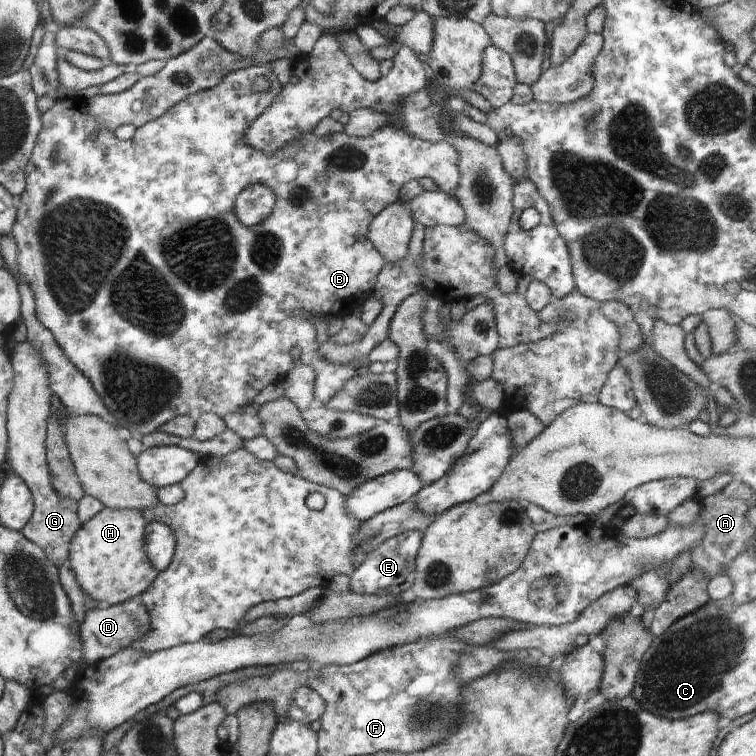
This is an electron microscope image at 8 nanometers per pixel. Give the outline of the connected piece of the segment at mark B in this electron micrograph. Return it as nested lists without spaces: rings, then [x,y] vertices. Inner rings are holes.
[[[324,32],[323,36],[316,42],[314,49],[309,54],[304,53],[299,59],[292,63],[292,66],[292,76],[290,76],[290,80],[286,82],[286,86],[282,86],[282,84],[280,84],[278,78],[276,78],[276,74],[274,74],[274,70],[272,70],[269,65],[254,65],[242,70],[234,71],[226,76],[218,86],[214,86],[214,88],[210,90],[202,90],[198,92],[198,94],[188,96],[188,98],[178,102],[175,106],[172,106],[170,110],[164,112],[163,116],[138,127],[135,131],[134,137],[128,141],[118,140],[115,136],[115,132],[110,132],[110,130],[100,128],[100,125],[96,123],[94,118],[92,118],[90,109],[87,109],[86,101],[81,101],[72,94],[62,97],[58,102],[55,102],[54,106],[52,106],[50,110],[44,112],[42,115],[43,131],[39,134],[38,145],[34,146],[34,152],[32,152],[32,168],[30,168],[28,174],[28,184],[26,184],[24,194],[20,196],[20,218],[15,222],[15,228],[13,229],[14,233],[12,234],[12,238],[15,239],[14,242],[16,242],[16,246],[18,246],[18,270],[20,270],[20,274],[24,276],[24,280],[28,282],[28,286],[30,286],[30,290],[32,290],[32,294],[34,294],[38,321],[42,326],[44,326],[44,328],[46,328],[46,330],[51,332],[56,344],[58,344],[58,347],[62,352],[64,352],[64,355],[70,360],[70,362],[76,366],[76,369],[90,380],[94,391],[98,396],[100,396],[100,398],[102,398],[102,402],[104,402],[104,404],[106,404],[106,408],[112,412],[112,416],[116,418],[119,428],[127,428],[130,432],[140,432],[140,434],[144,436],[155,432],[160,426],[163,426],[166,422],[169,422],[172,418],[176,418],[176,416],[179,415],[192,416],[192,419],[196,421],[198,420],[199,415],[204,414],[204,412],[212,412],[212,414],[222,417],[224,414],[234,414],[234,412],[236,412],[236,410],[240,410],[240,408],[243,408],[244,410],[244,408],[252,405],[254,398],[260,394],[260,390],[263,390],[268,386],[268,384],[279,382],[290,370],[292,370],[292,368],[294,368],[294,366],[296,366],[296,360],[292,358],[292,350],[300,350],[300,358],[298,358],[298,362],[302,362],[302,364],[310,366],[310,368],[314,370],[314,393],[317,404],[328,402],[332,396],[336,396],[336,394],[338,394],[338,392],[340,392],[340,390],[342,390],[342,388],[344,388],[344,386],[352,380],[354,376],[358,376],[358,374],[366,374],[366,372],[370,371],[370,360],[354,360],[354,362],[348,362],[348,364],[334,364],[334,362],[326,360],[324,356],[320,356],[320,354],[318,354],[320,344],[318,343],[314,324],[312,324],[312,322],[314,322],[314,316],[316,316],[316,314],[320,314],[320,312],[322,312],[337,315],[345,305],[352,302],[352,298],[362,297],[365,296],[364,294],[370,294],[370,292],[372,292],[384,261],[380,252],[378,252],[378,250],[376,250],[376,248],[370,243],[370,240],[366,238],[368,226],[370,225],[370,222],[372,222],[372,218],[382,212],[387,205],[400,200],[400,189],[411,179],[428,177],[430,180],[434,180],[434,182],[438,184],[439,189],[439,191],[424,191],[423,194],[413,198],[409,202],[413,221],[415,223],[422,224],[425,228],[423,241],[424,248],[422,248],[422,254],[416,258],[416,264],[420,266],[420,272],[424,274],[422,288],[426,293],[431,293],[433,297],[437,297],[445,302],[464,302],[469,297],[478,296],[478,294],[480,294],[480,296],[486,296],[486,303],[492,306],[494,317],[496,318],[496,329],[499,335],[499,349],[512,348],[518,345],[525,345],[526,343],[538,342],[538,340],[542,340],[542,338],[548,338],[548,336],[556,334],[556,332],[560,330],[560,326],[570,326],[570,324],[572,324],[572,318],[574,318],[574,314],[572,314],[572,312],[566,312],[566,314],[562,316],[562,320],[560,320],[560,322],[544,324],[544,322],[541,322],[538,319],[537,313],[528,306],[524,295],[520,295],[519,293],[502,294],[502,292],[500,292],[498,284],[496,284],[498,270],[496,266],[492,264],[492,258],[494,258],[494,256],[492,256],[492,254],[494,254],[492,246],[490,246],[488,242],[484,242],[484,238],[480,238],[478,234],[474,234],[472,230],[468,230],[468,228],[463,225],[465,222],[465,213],[462,210],[462,206],[460,206],[454,197],[454,194],[456,194],[456,186],[458,186],[458,182],[461,180],[460,174],[458,174],[458,154],[456,154],[454,148],[452,148],[452,146],[450,146],[450,144],[448,144],[444,139],[442,142],[436,142],[436,144],[424,141],[421,138],[412,136],[412,134],[408,134],[400,124],[393,122],[392,118],[388,120],[388,124],[386,124],[384,128],[376,130],[372,136],[348,136],[348,134],[345,134],[344,132],[341,134],[332,134],[326,137],[316,136],[316,134],[314,134],[313,131],[318,125],[318,122],[320,122],[322,118],[329,117],[330,112],[336,109],[340,109],[342,112],[352,113],[354,110],[364,108],[372,112],[382,112],[382,114],[392,117],[392,114],[394,114],[394,112],[398,112],[400,104],[402,104],[410,94],[420,92],[420,90],[425,89],[425,87],[430,83],[431,77],[429,75],[429,71],[426,65],[420,62],[420,57],[418,55],[406,46],[397,46],[396,55],[392,59],[392,68],[390,68],[390,72],[388,72],[386,76],[381,76],[379,80],[366,81],[354,69],[354,66],[350,64],[350,60],[348,60],[345,50],[342,50],[342,44],[336,40],[336,37],[333,34],[326,34]],[[256,76],[264,76],[264,78],[270,82],[270,88],[268,88],[266,92],[252,91],[251,81],[254,81]]]

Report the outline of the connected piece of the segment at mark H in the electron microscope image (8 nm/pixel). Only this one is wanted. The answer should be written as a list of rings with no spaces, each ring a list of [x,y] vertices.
[[[105,507],[75,534],[68,563],[76,574],[76,582],[96,605],[128,602],[156,580],[158,572],[150,564],[144,542],[147,524],[141,512]]]

